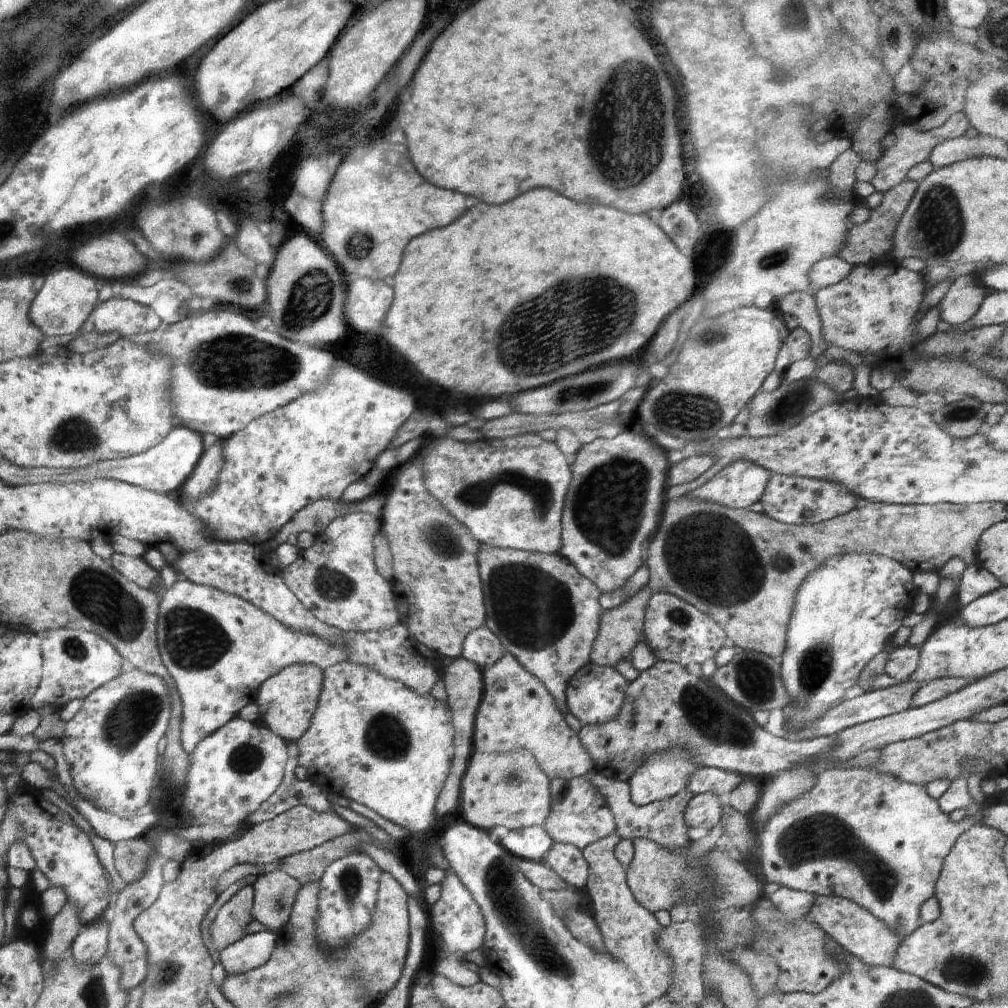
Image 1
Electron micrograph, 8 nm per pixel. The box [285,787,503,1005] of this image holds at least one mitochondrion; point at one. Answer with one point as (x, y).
(350, 882)

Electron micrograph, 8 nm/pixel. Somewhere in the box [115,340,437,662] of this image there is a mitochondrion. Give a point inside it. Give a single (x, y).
(332, 584)

